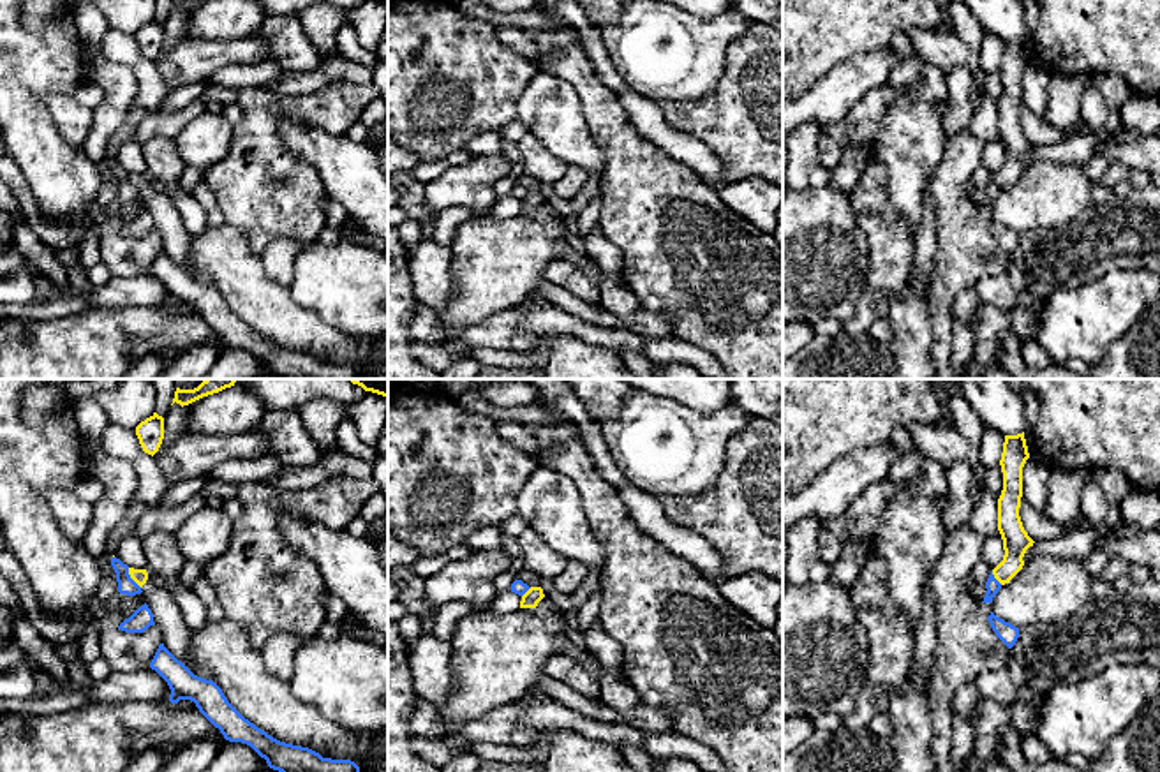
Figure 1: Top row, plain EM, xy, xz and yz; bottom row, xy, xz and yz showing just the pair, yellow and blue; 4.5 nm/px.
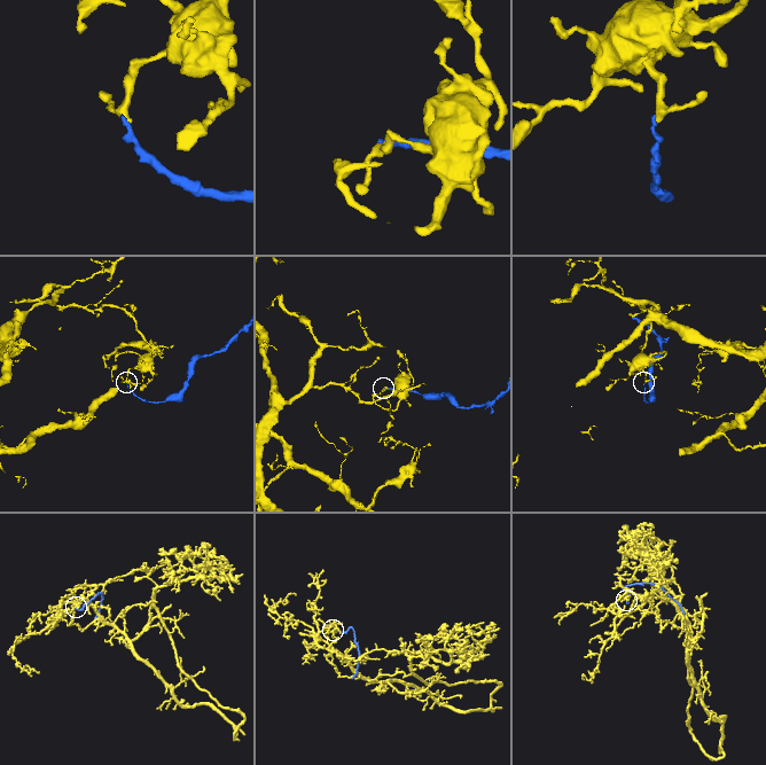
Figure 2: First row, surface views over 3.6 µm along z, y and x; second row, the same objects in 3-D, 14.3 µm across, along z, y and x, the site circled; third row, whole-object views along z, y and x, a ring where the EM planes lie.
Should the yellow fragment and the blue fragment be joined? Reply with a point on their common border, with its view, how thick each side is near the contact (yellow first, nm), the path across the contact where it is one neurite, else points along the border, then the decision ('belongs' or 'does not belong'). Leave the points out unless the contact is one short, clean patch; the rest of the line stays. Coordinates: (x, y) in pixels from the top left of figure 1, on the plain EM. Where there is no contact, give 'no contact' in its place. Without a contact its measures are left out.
contact xy (133, 184); calibres 70 and 80 nm; border xy (127, 173), (127, 178), (140, 192); does not belong

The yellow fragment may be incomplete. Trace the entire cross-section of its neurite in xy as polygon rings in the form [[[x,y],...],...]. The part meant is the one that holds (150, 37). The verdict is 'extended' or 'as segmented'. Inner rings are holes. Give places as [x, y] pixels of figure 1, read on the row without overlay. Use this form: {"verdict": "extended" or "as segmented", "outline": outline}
{"verdict": "as segmented", "outline": [[[153,18],[136,32],[136,41],[143,56],[153,62],[164,44],[164,23]]]}

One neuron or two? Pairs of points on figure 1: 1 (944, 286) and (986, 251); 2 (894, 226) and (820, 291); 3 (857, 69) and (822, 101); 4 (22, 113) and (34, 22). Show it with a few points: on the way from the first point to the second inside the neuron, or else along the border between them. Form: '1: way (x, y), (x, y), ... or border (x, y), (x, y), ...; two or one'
1: way (954, 275), (975, 254); one
2: border (854, 208), (868, 245), (866, 288); two
3: way (848, 78), (831, 96); one
4: border (52, 18), (41, 30), (27, 30), (20, 23); two

